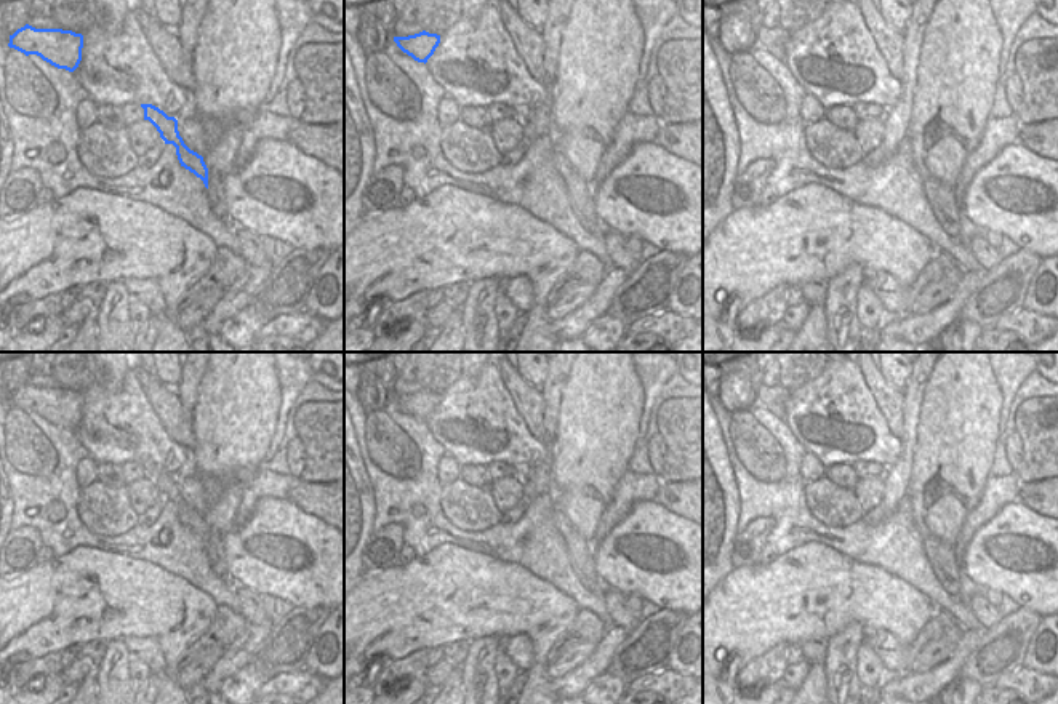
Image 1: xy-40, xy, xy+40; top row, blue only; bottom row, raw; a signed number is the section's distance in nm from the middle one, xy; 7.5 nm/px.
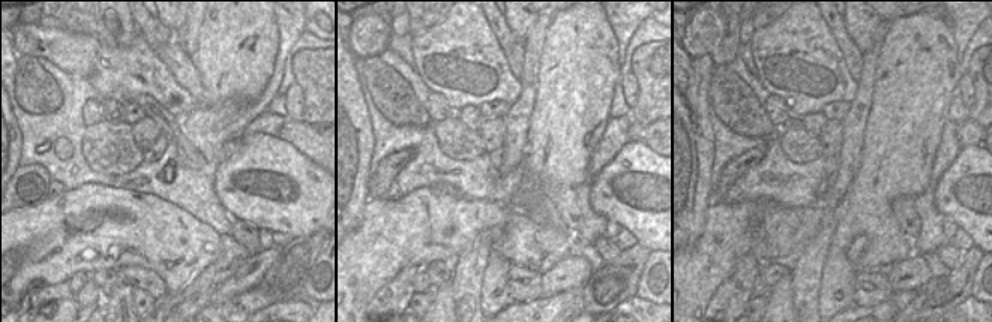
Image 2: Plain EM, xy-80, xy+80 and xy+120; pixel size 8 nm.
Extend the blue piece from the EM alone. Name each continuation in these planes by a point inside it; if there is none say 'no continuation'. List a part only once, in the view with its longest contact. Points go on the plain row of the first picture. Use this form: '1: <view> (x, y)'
1: xy-40 (215, 549)

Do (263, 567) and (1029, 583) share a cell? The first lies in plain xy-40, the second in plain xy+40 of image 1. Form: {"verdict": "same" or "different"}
{"verdict": "same"}

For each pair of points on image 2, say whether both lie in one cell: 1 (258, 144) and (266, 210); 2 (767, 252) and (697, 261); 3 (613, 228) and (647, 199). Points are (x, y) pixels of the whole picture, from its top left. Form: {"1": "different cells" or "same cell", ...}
{"1": "same cell", "2": "same cell", "3": "different cells"}

